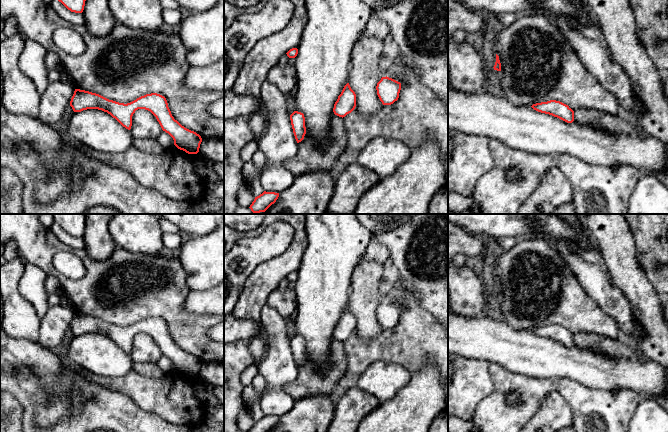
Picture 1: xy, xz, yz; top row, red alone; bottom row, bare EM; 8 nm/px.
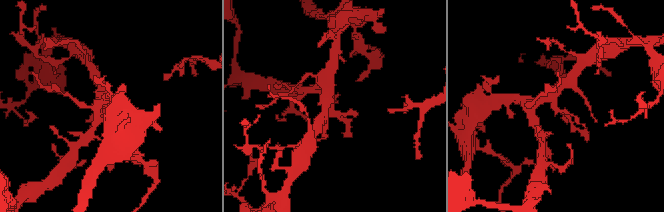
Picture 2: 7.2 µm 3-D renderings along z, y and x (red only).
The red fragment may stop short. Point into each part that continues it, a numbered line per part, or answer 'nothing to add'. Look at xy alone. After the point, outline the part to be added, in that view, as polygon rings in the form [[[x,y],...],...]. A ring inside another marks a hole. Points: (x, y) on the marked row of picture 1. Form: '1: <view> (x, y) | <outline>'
nothing to add

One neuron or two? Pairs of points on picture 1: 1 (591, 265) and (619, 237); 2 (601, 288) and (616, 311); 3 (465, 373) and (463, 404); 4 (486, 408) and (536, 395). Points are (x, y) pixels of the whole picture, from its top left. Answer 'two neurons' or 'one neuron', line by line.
1: two neurons
2: one neuron
3: one neuron
4: one neuron

